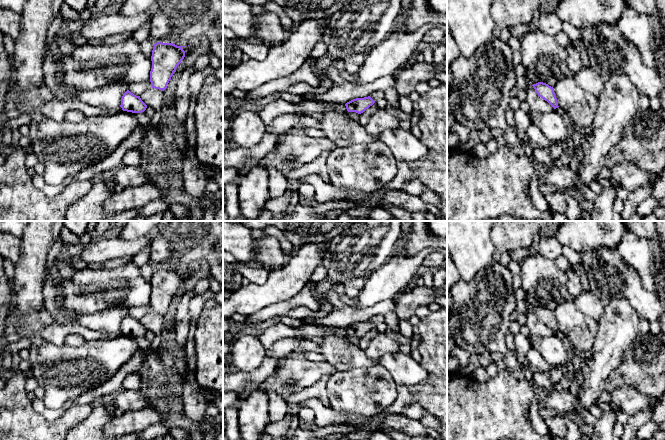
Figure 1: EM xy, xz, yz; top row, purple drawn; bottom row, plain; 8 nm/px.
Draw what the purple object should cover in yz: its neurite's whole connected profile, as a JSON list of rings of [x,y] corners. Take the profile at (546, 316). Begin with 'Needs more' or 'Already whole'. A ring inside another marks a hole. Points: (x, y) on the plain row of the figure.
Already whole. [[[538,306],[532,310],[538,320],[547,325],[554,333],[559,331],[553,311],[543,306]]]

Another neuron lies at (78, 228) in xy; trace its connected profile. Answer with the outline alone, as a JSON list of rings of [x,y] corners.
[[[64,221],[64,226],[73,234],[82,236],[87,231],[87,226],[90,221]]]

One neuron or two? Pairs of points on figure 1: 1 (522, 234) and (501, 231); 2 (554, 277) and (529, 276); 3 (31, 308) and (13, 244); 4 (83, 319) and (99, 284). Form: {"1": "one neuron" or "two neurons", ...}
{"1": "one neuron", "2": "one neuron", "3": "two neurons", "4": "two neurons"}

